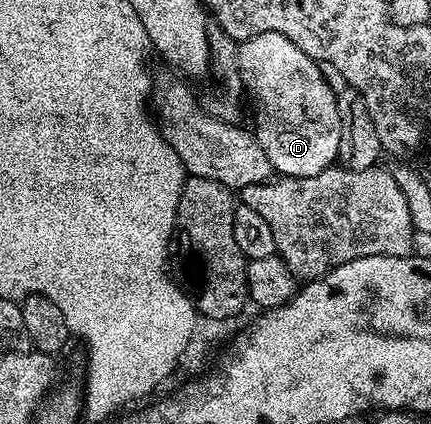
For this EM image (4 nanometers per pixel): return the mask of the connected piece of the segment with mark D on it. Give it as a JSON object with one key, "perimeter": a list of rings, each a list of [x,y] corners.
{"perimeter":[[[263,32],[259,36],[251,36],[238,45],[237,51],[242,87],[257,105],[255,137],[267,160],[271,160],[274,171],[287,178],[302,178],[315,176],[334,165],[339,152],[341,121],[337,95],[334,87],[329,87],[328,80],[321,75],[322,67],[308,58],[302,50],[295,48],[295,44],[291,44],[291,40],[287,40],[287,36],[279,32]]]}

